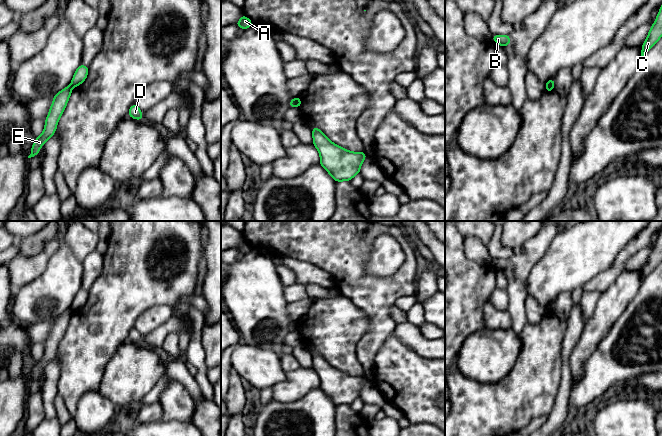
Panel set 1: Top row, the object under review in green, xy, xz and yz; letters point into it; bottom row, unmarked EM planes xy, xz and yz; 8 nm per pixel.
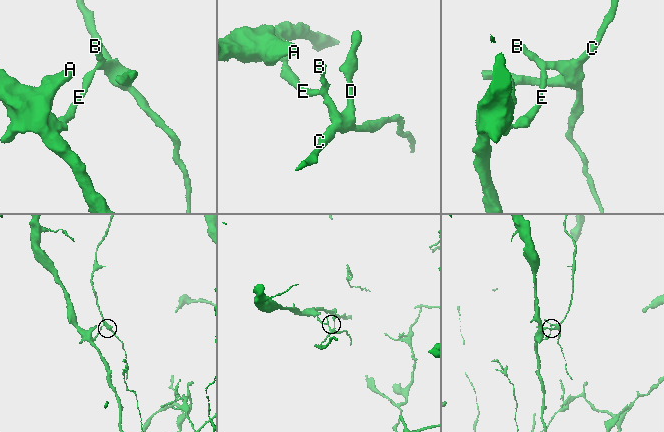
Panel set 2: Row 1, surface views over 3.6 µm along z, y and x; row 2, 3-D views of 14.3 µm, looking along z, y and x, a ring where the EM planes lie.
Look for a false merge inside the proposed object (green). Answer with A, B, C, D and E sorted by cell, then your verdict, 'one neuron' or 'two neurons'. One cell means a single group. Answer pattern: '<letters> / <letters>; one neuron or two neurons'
A E / B C D; two neurons

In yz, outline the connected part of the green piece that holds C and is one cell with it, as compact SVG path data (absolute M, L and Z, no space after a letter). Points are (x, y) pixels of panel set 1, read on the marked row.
M662 6L658 12L655 22L647 35L645 42L642 44L641 56L651 49L662 37Z

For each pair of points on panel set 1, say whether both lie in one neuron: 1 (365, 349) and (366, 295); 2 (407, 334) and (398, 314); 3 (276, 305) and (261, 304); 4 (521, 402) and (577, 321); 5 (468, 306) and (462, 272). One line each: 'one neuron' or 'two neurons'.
1: one neuron
2: two neurons
3: one neuron
4: two neurons
5: one neuron

